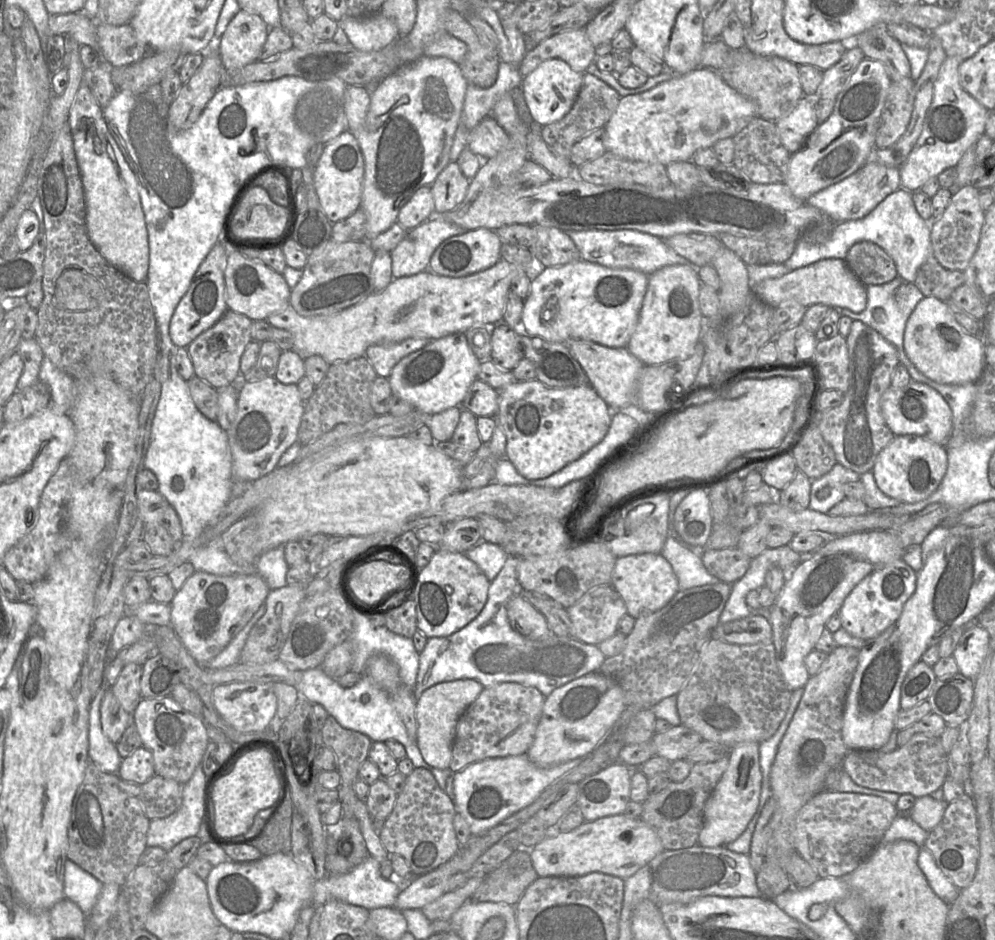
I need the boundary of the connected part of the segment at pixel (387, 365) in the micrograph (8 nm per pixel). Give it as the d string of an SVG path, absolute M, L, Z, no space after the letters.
M408 338L398 343L373 344L367 348L365 355L378 375L389 377L401 359L425 347L430 341L427 338Z

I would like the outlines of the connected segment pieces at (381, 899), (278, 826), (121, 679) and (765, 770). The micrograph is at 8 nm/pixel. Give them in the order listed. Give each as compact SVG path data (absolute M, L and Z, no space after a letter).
M369 855L347 874L339 876L327 875L323 879L315 881L313 903L314 906L318 906L325 904L329 899L336 899L367 910L381 907L393 908L401 890L403 890L403 883L395 878L385 879L380 872L380 863Z
M291 789L280 808L264 824L249 845L257 848L263 856L276 853L291 854L291 825L293 816Z
M130 663L124 666L115 684L110 687L123 709L133 715L141 701L140 680L143 665Z
M800 687L799 689L793 691L788 710L779 728L773 734L773 736L759 743L760 767L762 772L762 787L761 787L759 805L754 816L757 816L759 813L759 810L762 806L763 798L767 798L768 800L768 798L771 796L771 786L770 786L771 767L776 757L778 747L793 718L793 715L803 695L803 692L804 692L804 687Z

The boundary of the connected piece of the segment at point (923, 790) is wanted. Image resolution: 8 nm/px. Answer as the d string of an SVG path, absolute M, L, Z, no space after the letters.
M914 734L909 741L890 753L872 749L851 749L848 751L842 768L858 785L880 791L908 793L916 798L930 795L941 788L948 775L947 753L941 737Z

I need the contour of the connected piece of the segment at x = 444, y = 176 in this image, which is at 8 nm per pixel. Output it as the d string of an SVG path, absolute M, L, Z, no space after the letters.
M450 162L430 186L435 212L440 215L455 209L465 198L469 179L462 173L457 162Z

